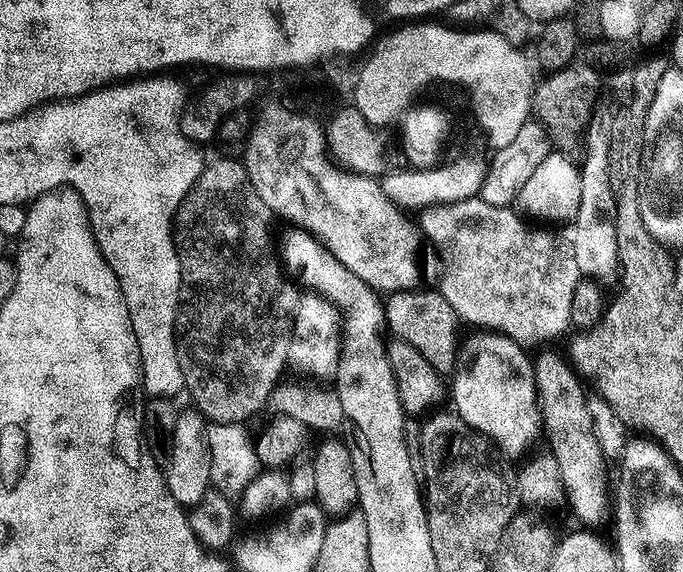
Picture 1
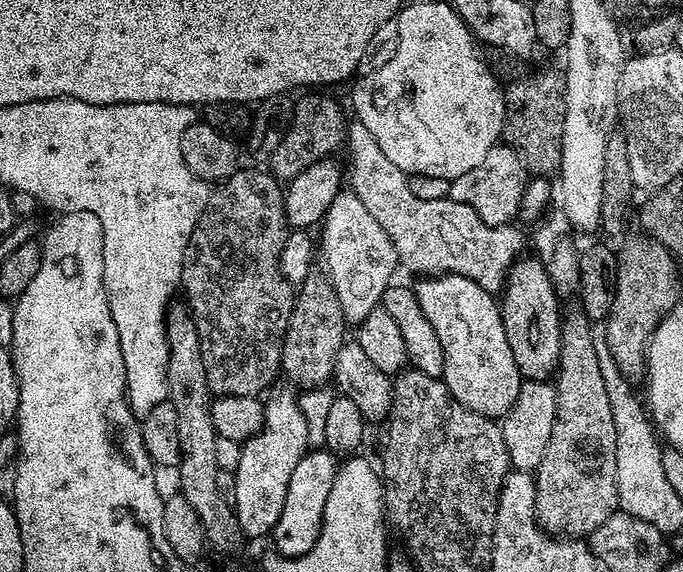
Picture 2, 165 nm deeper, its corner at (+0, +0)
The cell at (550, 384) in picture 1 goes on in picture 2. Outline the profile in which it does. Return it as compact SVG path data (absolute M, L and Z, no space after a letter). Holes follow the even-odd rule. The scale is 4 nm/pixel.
M537 258L523 260L508 269L499 301L500 317L506 330L506 342L510 342L510 354L514 354L521 377L525 381L547 381L560 366L562 300L556 296L542 262Z

